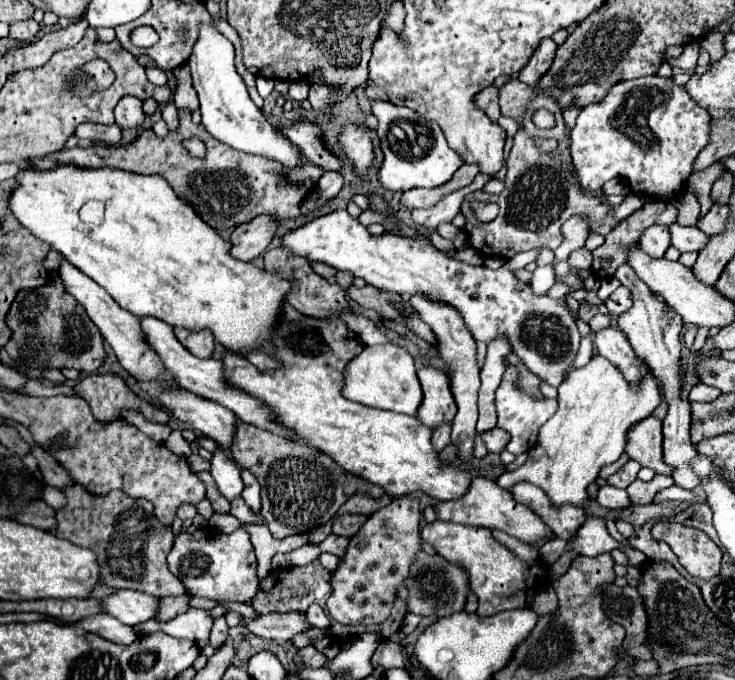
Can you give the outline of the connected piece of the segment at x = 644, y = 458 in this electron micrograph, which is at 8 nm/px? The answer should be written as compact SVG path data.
M648 416L646 420L640 420L640 424L632 426L628 432L626 454L630 460L652 468L656 474L672 474L672 468L664 462L662 456L662 422L654 416Z

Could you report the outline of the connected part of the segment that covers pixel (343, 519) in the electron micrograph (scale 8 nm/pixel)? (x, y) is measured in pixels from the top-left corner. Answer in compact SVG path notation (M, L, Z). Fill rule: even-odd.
M344 514L344 516L338 516L334 520L334 526L332 526L332 532L334 534L340 534L340 536L346 536L346 538L352 538L358 528L366 522L368 516L360 516L360 514Z

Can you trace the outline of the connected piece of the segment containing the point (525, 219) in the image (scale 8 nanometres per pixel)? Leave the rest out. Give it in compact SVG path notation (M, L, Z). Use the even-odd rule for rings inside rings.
M538 94L532 104L528 104L526 116L524 116L524 128L514 136L514 146L510 150L510 158L506 162L508 176L506 176L506 188L502 194L492 196L486 192L474 192L474 196L467 196L462 204L462 214L466 216L466 234L470 238L470 246L476 248L482 256L502 256L502 258L512 258L518 252L532 250L532 248L550 248L556 250L564 236L562 236L562 224L572 216L586 216L588 220L588 232L596 232L606 236L618 220L610 216L610 206L604 204L602 200L602 190L590 194L590 192L580 192L578 180L572 172L570 164L570 154L568 154L570 138L566 136L566 126L562 120L562 112L558 104L548 98ZM544 108L556 116L556 126L550 130L538 130L536 124L532 124L532 114ZM532 136L540 138L554 138L558 140L558 148L554 152L538 152L534 148L534 142L530 140ZM472 200L480 202L496 202L500 206L498 216L492 222L480 222L472 210Z

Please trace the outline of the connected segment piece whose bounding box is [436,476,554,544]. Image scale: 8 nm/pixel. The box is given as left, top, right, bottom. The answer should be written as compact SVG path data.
M476 476L472 480L468 492L464 494L464 498L454 500L454 502L444 502L444 506L440 506L440 510L436 510L436 512L438 512L438 520L460 522L460 524L470 524L470 526L484 526L484 528L498 528L498 530L504 530L506 534L510 534L526 544L550 540L554 536L550 532L550 528L540 520L540 516L536 516L528 506L516 502L508 490L502 490L490 478Z

